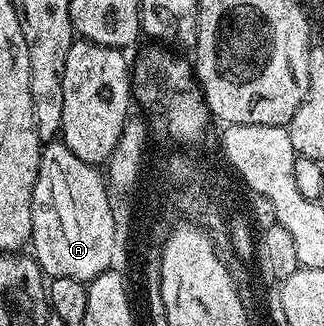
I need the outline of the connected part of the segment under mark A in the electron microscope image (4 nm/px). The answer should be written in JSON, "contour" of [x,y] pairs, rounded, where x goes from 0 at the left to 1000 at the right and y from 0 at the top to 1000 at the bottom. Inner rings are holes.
{"contour":[[[148,433],[123,457],[123,515],[105,555],[96,779],[151,859],[216,850],[275,871],[349,816],[358,660],[333,613],[324,540],[287,503],[228,482],[191,433]]]}

